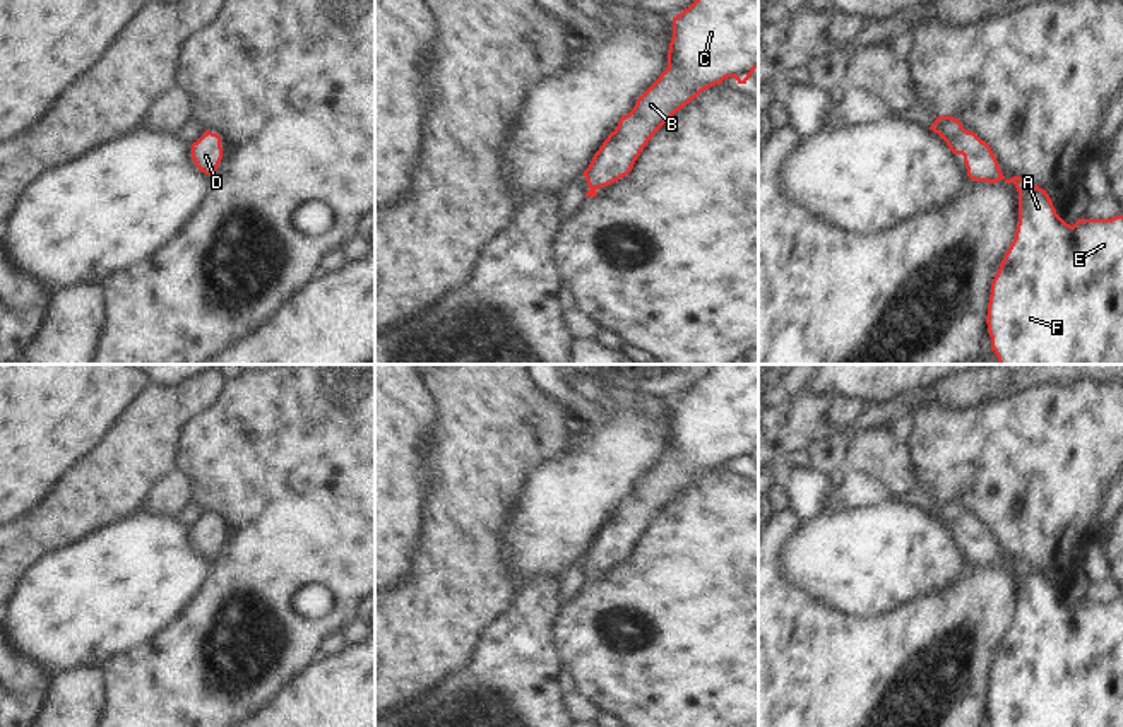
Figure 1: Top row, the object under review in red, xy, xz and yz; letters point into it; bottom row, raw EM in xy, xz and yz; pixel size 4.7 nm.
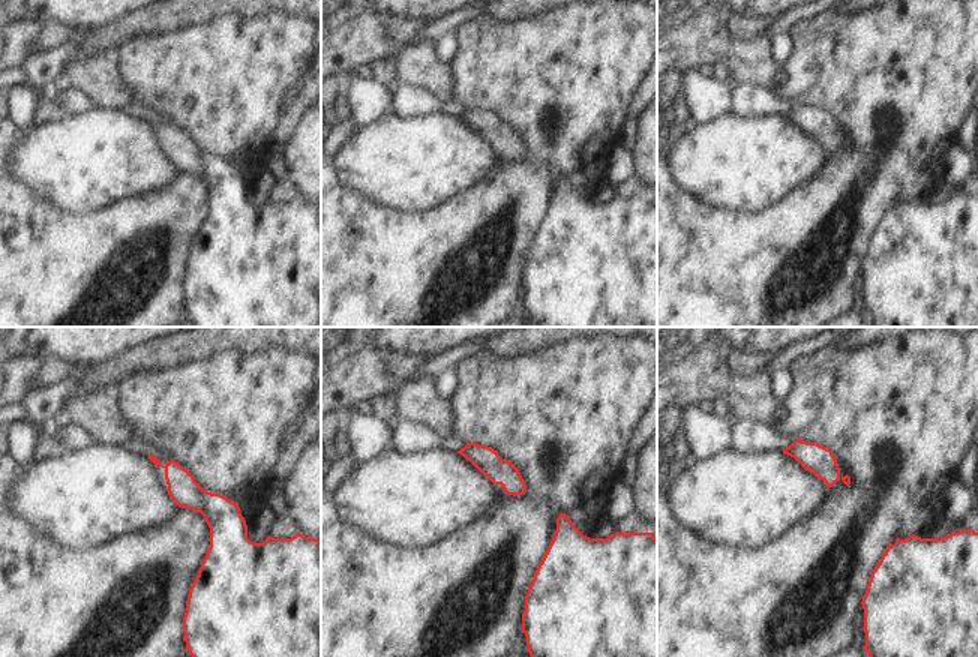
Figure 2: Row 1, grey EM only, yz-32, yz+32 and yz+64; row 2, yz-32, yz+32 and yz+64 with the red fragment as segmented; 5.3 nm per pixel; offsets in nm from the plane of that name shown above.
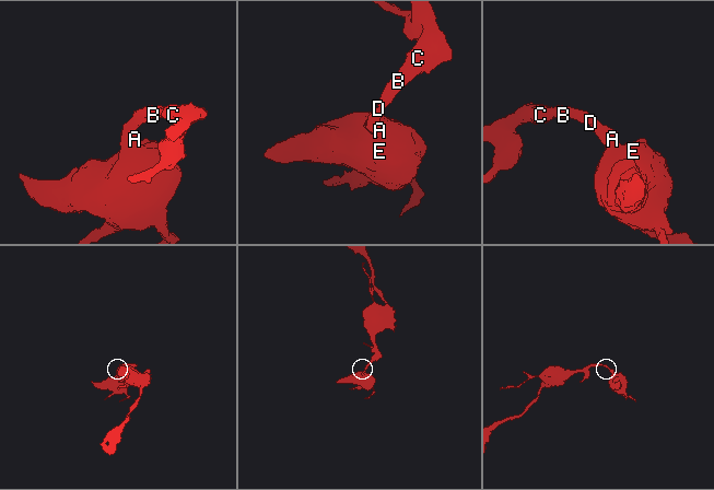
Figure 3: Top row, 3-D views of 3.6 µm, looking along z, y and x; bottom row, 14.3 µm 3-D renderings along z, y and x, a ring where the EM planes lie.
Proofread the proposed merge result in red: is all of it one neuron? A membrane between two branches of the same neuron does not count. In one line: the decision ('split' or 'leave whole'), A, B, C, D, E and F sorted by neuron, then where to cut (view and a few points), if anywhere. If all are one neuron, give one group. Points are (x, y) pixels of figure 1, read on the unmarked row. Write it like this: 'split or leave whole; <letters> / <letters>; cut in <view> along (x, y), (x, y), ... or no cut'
leave whole; A B C D E F; no cut

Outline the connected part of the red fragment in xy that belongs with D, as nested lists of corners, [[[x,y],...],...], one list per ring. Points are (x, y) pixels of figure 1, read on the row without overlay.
[[[205,513],[205,517],[192,527],[192,542],[202,556],[211,559],[223,542],[221,520]]]

